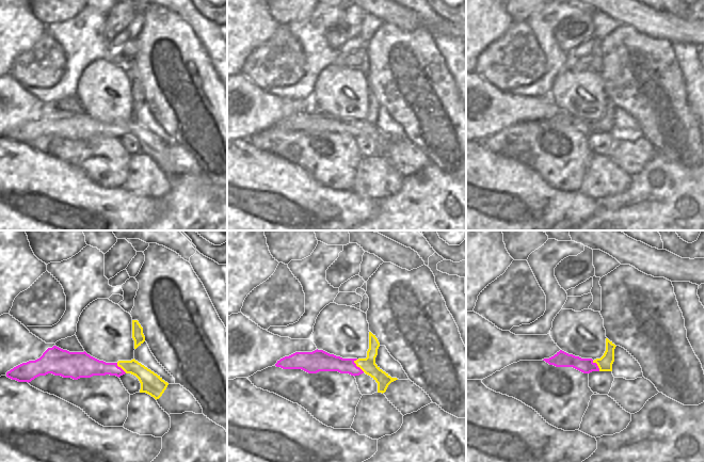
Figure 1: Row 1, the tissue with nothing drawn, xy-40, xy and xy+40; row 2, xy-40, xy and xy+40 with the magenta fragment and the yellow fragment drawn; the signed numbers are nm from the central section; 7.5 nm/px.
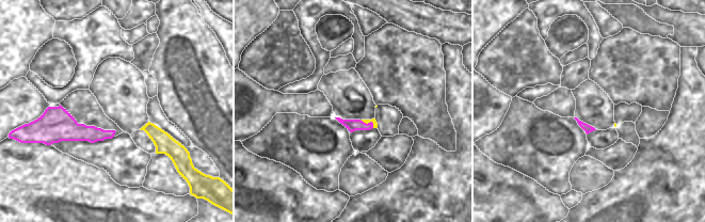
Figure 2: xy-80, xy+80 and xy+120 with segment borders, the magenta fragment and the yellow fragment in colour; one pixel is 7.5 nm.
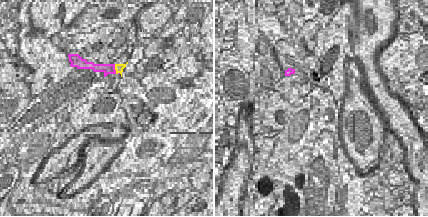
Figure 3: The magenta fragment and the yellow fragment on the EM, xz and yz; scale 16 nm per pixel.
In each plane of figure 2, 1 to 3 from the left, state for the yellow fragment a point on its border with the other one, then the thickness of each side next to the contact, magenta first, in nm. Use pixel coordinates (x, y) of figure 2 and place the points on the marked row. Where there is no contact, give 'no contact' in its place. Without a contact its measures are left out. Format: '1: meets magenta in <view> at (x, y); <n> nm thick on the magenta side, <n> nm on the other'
1: no contact
2: meets magenta in xy+80 at (370, 122); 90 nm thick on the magenta side, 40 nm on the other
3: no contact

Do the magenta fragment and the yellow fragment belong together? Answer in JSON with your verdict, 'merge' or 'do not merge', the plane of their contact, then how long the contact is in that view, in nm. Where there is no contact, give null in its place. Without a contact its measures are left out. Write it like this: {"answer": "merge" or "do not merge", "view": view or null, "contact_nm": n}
{"answer": "do not merge", "view": "xy", "contact_nm": 120}

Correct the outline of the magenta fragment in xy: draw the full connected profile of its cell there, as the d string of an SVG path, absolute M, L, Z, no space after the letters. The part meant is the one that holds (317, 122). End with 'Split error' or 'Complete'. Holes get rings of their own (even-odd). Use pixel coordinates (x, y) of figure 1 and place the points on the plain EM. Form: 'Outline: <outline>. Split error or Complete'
Outline: M323 111L313 113L295 113L277 122L276 128L283 130L302 130L308 134L319 132L338 132L351 137L359 137L364 132L354 124L357 120L342 120Z. Complete.

